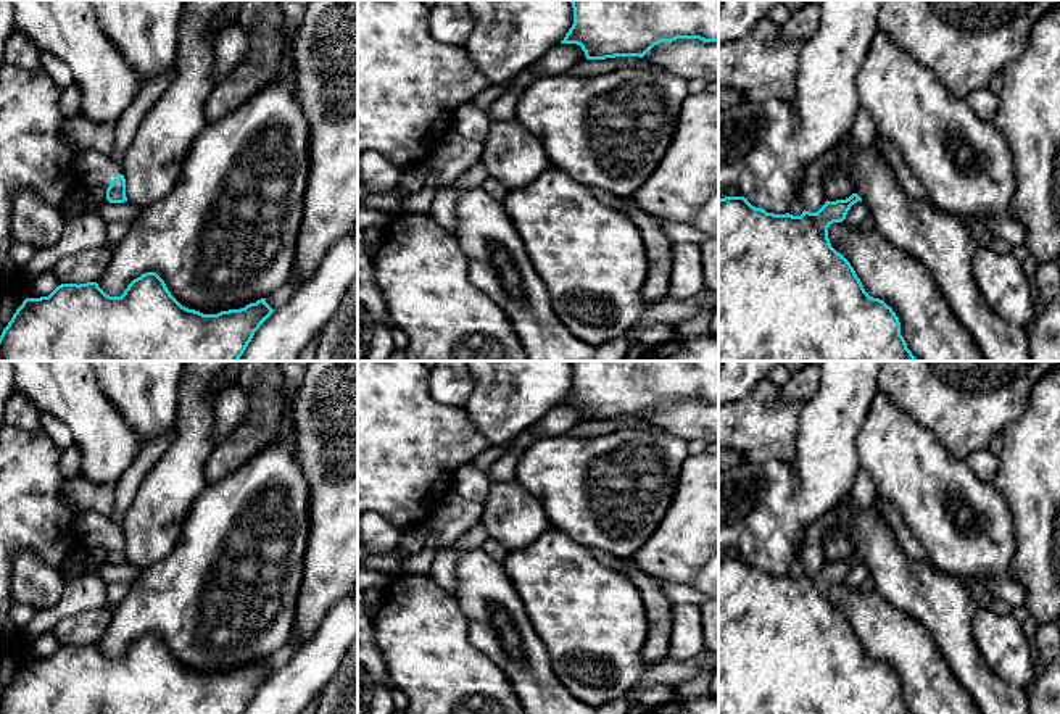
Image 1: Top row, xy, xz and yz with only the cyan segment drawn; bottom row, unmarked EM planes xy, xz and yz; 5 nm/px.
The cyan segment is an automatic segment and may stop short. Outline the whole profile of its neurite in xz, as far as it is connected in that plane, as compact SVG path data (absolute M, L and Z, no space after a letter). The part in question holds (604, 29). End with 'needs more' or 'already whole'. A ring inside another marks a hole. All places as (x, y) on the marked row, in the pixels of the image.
M569 0L573 24L561 44L577 44L586 60L643 58L654 45L677 39L718 42L718 0Z; already whole

